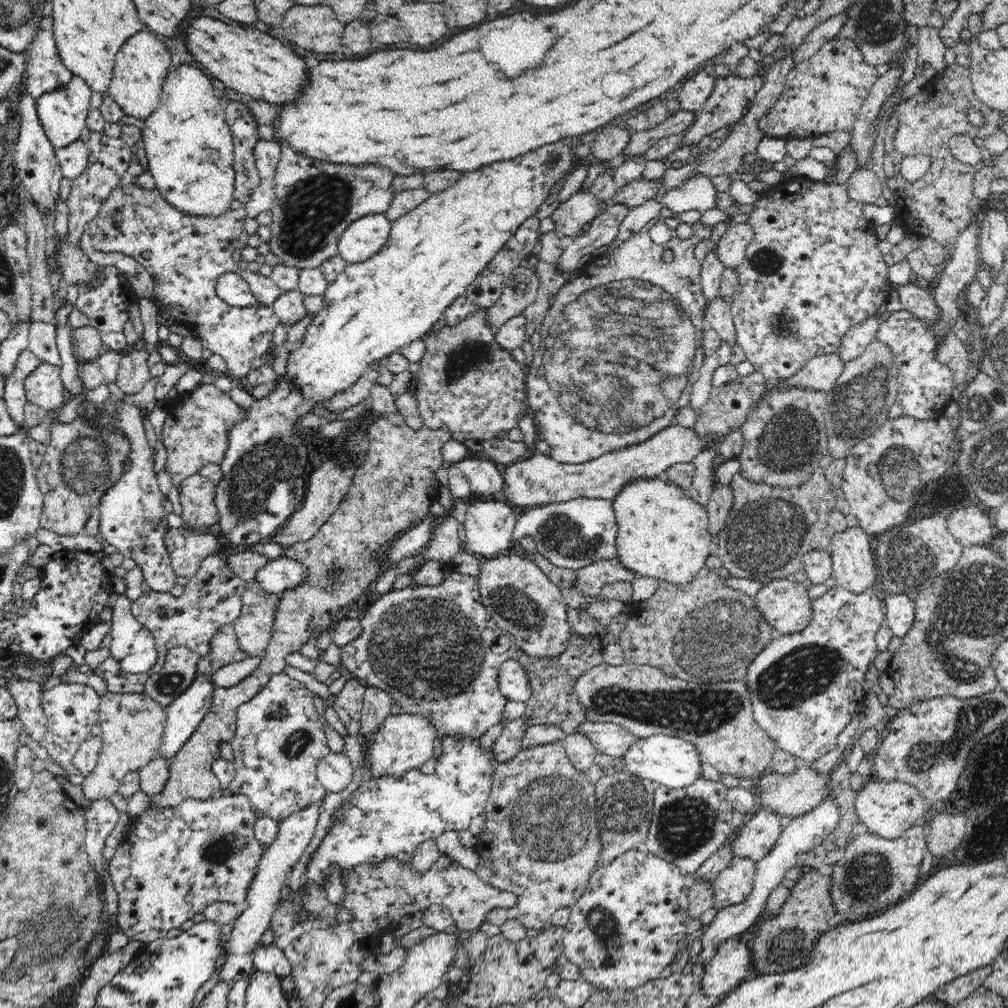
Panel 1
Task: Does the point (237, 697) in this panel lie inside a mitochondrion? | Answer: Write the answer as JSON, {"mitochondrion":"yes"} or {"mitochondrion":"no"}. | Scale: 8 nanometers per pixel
{"mitochondrion":"no"}

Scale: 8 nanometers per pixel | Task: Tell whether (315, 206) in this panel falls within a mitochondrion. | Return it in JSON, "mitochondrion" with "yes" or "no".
{"mitochondrion":"yes"}

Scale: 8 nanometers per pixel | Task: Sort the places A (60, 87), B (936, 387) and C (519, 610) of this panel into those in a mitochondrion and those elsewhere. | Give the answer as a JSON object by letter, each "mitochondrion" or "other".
{"A":"other","B":"other","C":"mitochondrion"}

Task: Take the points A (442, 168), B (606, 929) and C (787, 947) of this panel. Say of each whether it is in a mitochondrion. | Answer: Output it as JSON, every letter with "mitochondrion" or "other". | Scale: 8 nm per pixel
{"A":"other","B":"mitochondrion","C":"mitochondrion"}

